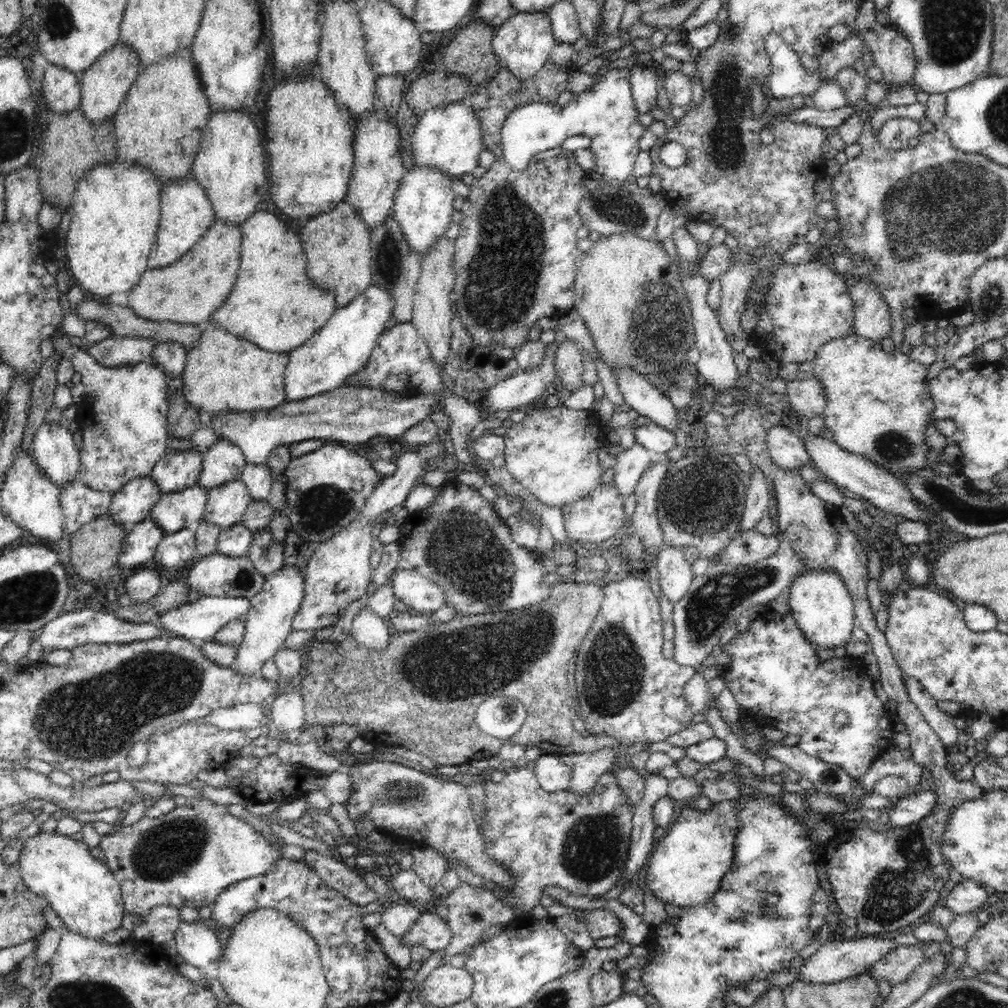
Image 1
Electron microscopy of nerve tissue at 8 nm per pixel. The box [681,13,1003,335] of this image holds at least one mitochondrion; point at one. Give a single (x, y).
(727, 152)

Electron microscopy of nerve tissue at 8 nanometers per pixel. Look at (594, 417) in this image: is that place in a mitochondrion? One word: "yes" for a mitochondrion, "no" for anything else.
no

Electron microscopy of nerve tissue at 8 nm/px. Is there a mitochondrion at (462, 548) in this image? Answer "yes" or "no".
yes

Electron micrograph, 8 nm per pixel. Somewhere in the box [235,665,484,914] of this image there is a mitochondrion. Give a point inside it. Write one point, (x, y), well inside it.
(404, 792)

